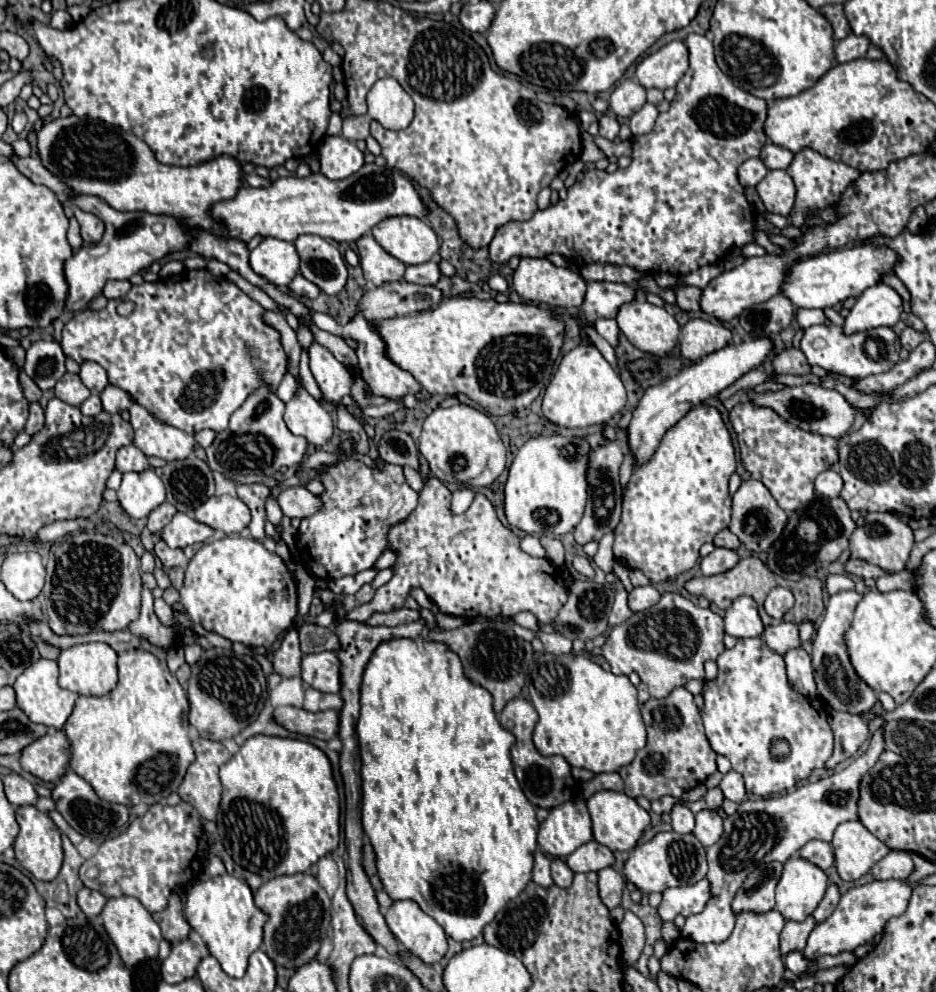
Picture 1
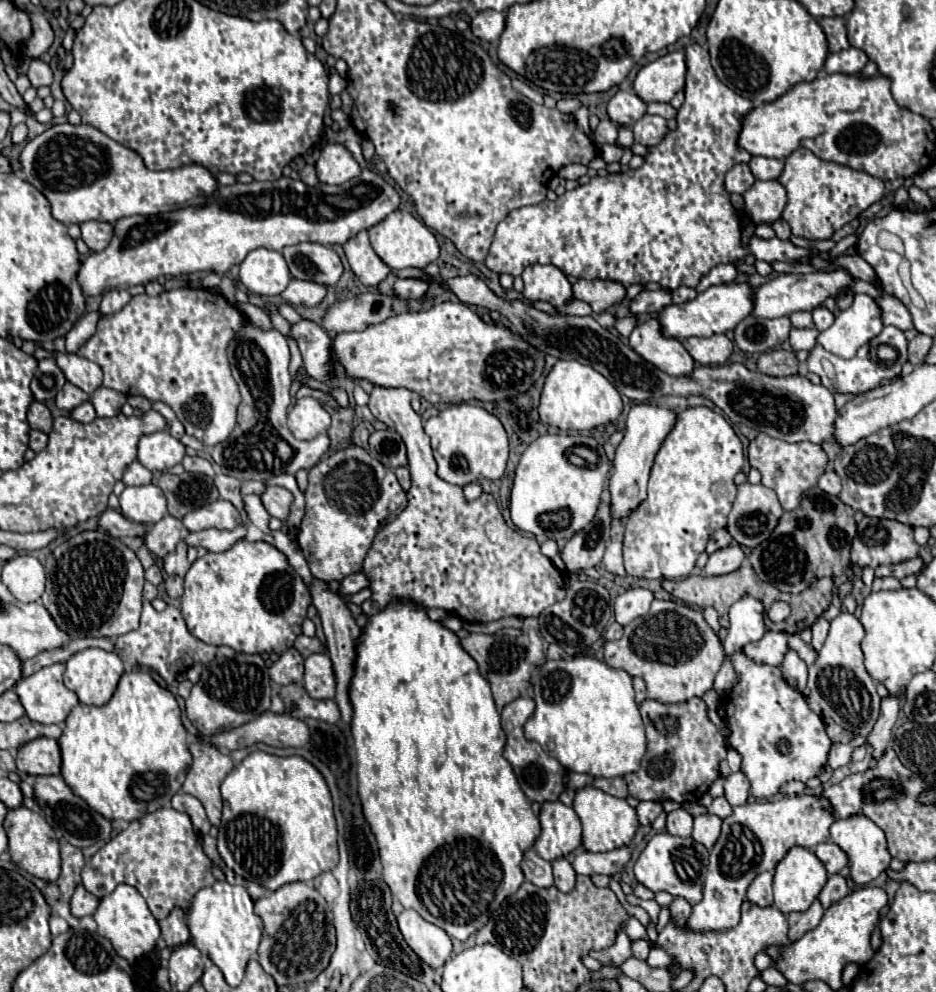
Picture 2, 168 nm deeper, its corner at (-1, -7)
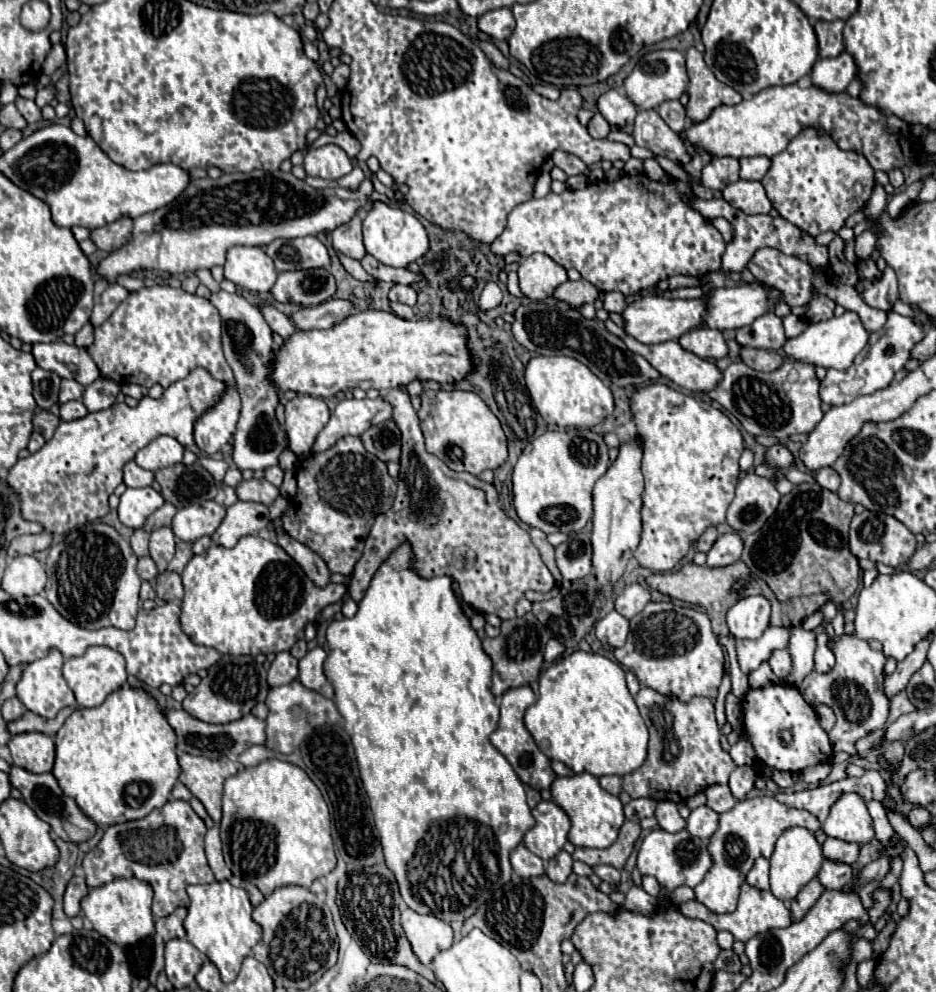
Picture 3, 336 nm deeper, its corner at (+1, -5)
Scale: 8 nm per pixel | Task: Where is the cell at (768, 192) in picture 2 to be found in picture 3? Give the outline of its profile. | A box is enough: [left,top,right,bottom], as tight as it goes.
[723,181,773,215]

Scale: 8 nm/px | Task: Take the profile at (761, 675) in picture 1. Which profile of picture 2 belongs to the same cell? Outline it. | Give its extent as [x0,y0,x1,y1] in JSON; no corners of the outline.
[719,651,831,799]

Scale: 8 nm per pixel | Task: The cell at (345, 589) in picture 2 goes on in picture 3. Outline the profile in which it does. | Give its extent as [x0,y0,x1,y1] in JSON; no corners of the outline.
[181,535,347,655]

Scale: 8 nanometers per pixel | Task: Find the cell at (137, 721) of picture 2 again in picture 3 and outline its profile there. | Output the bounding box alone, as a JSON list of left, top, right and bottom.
[53,683,181,825]

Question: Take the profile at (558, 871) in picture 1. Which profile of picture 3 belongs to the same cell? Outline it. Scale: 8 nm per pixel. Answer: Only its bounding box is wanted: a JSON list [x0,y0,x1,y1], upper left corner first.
[547,851,573,883]

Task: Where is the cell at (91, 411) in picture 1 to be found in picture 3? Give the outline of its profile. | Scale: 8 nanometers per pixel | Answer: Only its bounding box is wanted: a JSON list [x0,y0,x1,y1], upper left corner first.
[61,401,89,421]

